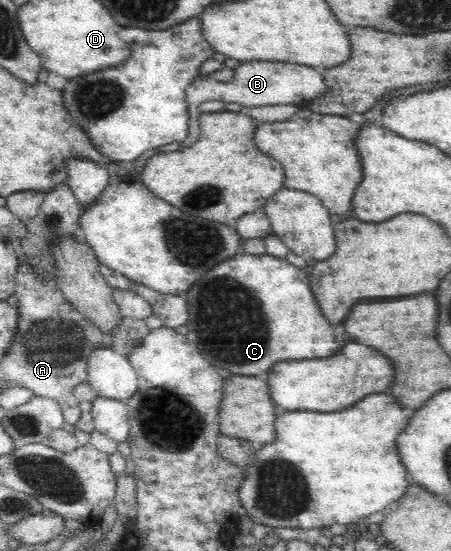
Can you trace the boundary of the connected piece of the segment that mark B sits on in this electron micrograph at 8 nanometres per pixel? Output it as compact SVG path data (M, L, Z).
M257 60L240 62L233 70L231 82L221 82L201 75L187 88L187 108L189 108L189 132L185 146L197 141L200 133L198 108L207 101L237 102L241 106L269 106L273 104L296 104L301 108L325 92L323 75L314 68L297 63Z

